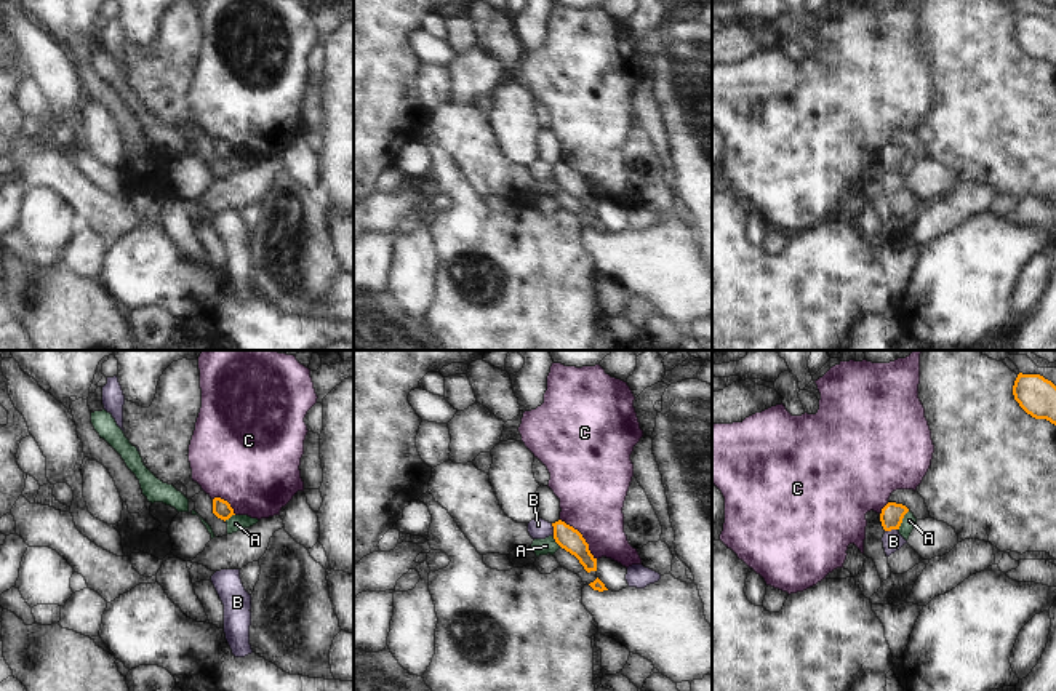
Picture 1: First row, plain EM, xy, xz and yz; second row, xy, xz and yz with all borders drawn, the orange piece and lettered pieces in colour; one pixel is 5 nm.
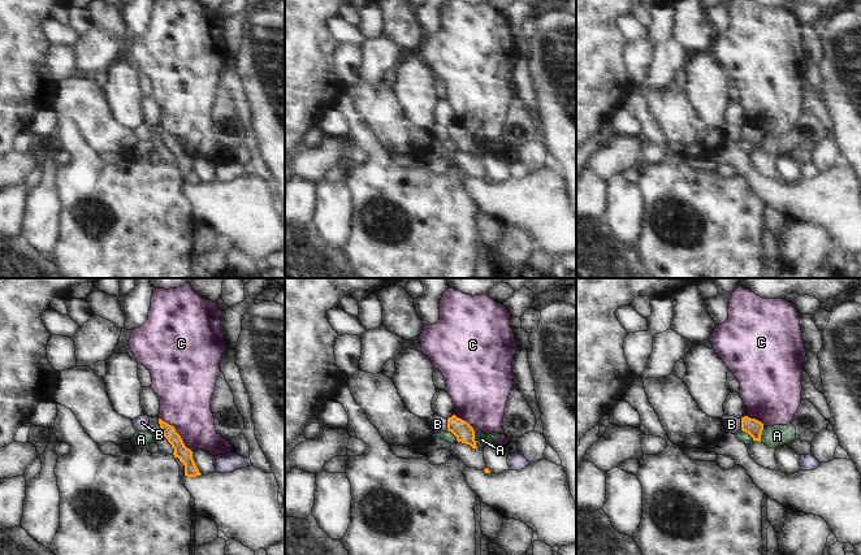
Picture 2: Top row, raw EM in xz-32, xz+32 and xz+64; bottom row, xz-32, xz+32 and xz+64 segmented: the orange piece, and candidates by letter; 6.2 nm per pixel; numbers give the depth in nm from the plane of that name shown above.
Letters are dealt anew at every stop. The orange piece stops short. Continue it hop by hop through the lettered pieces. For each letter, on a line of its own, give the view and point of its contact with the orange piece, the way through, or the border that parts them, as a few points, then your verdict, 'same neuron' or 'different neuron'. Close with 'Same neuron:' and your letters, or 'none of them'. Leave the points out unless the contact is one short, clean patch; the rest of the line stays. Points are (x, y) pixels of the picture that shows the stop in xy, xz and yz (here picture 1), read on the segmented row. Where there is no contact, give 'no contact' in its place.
A: yz (901, 520) | along yz (909, 511), (898, 530) | different neuron
B: xz (554, 530) | along xz (551, 523), (554, 535) | different neuron
C: xz (581, 536) | different neuron
Same neuron: none of them

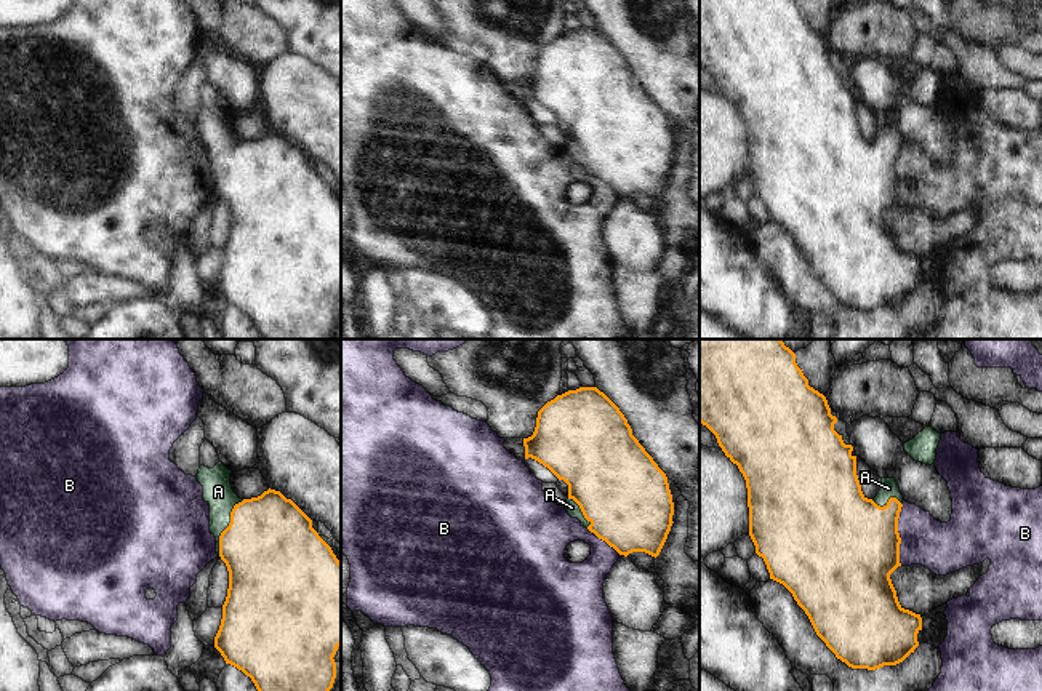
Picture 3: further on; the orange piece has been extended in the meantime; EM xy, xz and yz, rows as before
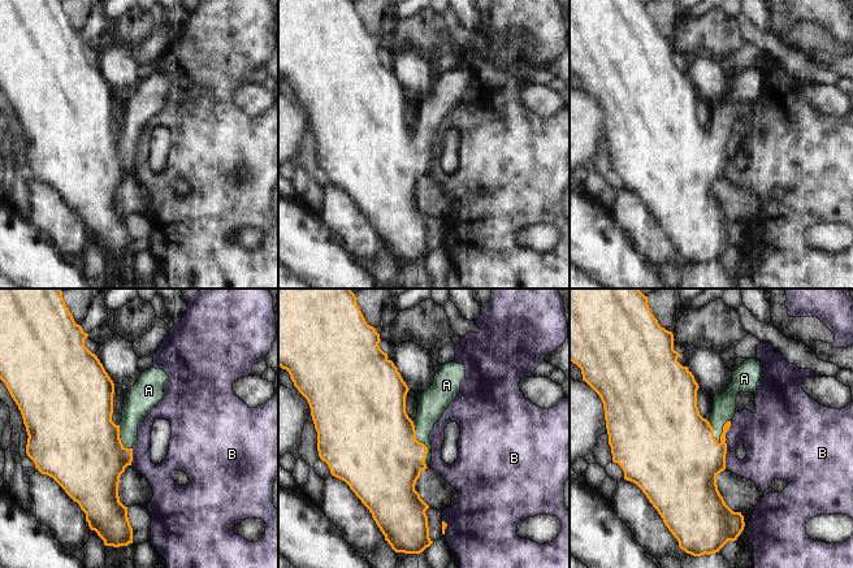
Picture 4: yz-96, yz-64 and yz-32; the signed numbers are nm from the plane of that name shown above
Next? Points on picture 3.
A: xy (226, 528) | across xy (269, 547), (244, 528), (226, 528), (226, 507), (218, 491) | same neuron
B: yz (898, 535) | different neuron
Same neuron: A

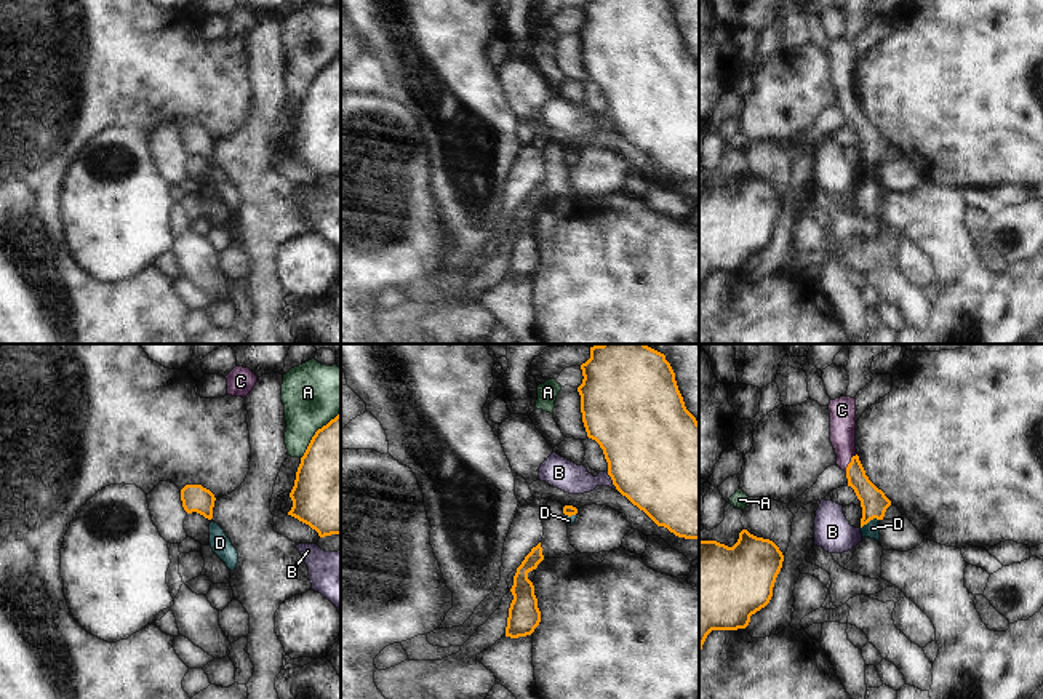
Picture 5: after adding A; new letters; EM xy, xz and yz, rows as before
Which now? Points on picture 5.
A: xy (315, 432) | different neuron
B: xz (611, 479) | different neuron
C: yz (850, 463) | across yz (874, 503), (856, 479), (850, 463), (843, 443), (842, 415) | same neuron
D: yz (869, 520) | across yz (874, 503), (869, 520), (872, 528) | same neuron
Same neuron: C, D

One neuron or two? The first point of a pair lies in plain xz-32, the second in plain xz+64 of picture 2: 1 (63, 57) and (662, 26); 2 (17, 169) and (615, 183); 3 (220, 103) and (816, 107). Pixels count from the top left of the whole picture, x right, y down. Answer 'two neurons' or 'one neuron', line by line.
1: one neuron
2: two neurons
3: two neurons

